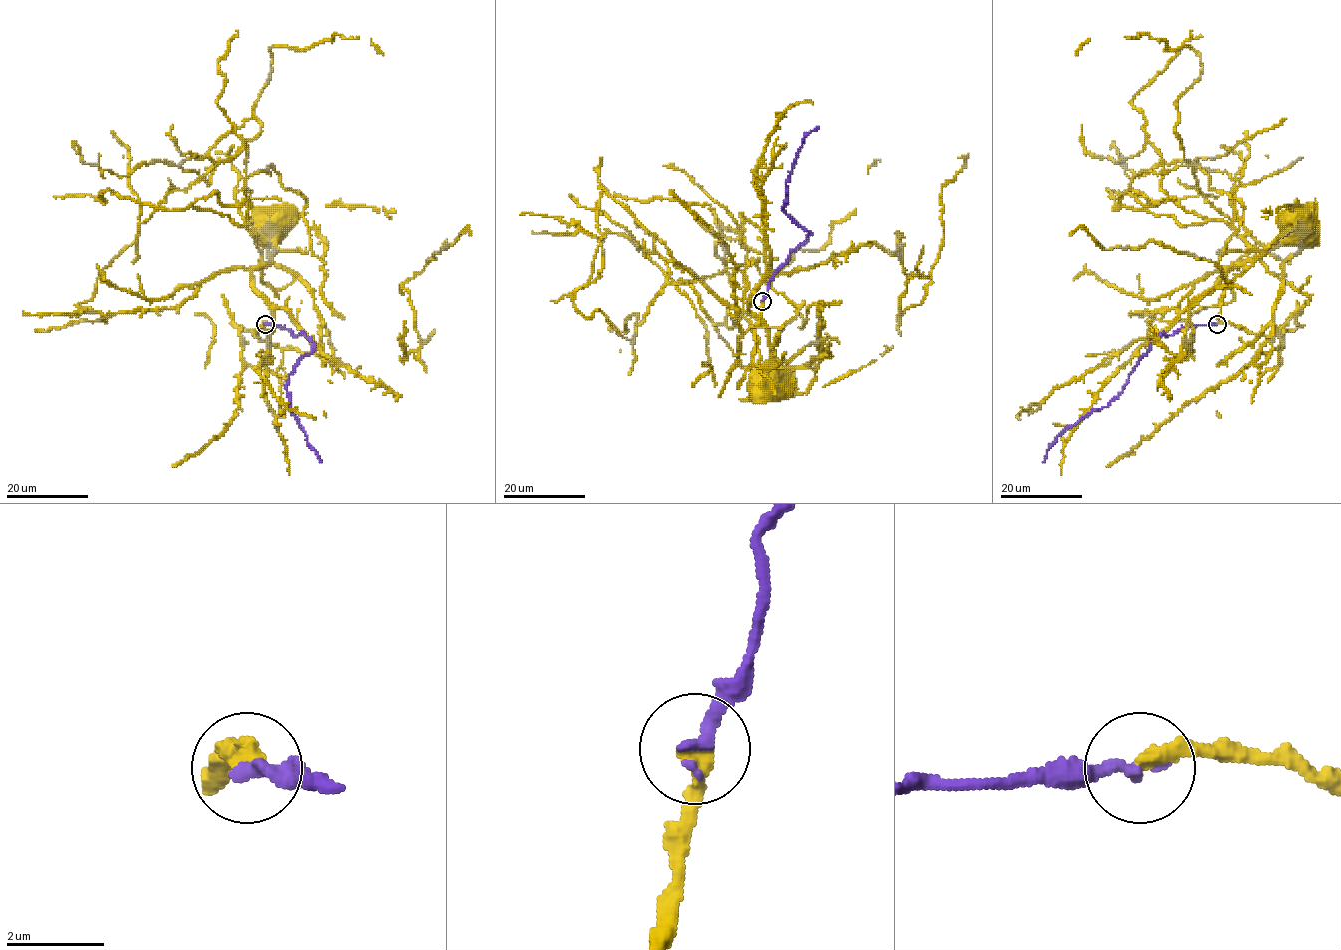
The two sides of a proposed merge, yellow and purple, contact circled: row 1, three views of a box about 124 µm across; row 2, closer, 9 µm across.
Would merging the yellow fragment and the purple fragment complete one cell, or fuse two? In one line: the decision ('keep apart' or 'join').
join

